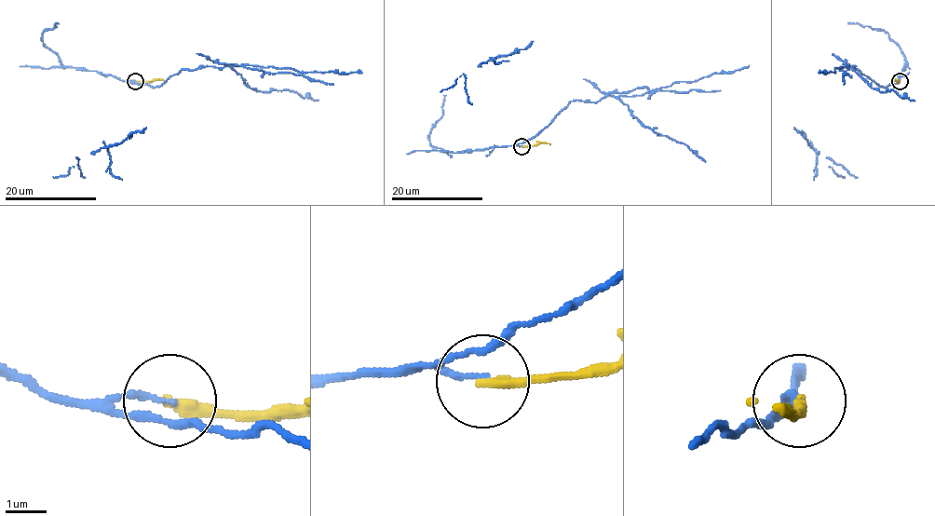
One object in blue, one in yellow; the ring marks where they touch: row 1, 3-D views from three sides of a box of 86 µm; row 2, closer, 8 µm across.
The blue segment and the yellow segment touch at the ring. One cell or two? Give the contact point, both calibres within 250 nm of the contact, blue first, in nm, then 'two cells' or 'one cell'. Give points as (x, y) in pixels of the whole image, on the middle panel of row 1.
place (521, 146); calibres 130 and 300 nm; two cells

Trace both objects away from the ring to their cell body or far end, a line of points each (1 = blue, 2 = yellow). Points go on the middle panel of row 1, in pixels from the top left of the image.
1: (521, 145), (571, 101), (643, 95), (749, 65)
2: (521, 146), (542, 142), (550, 144)

